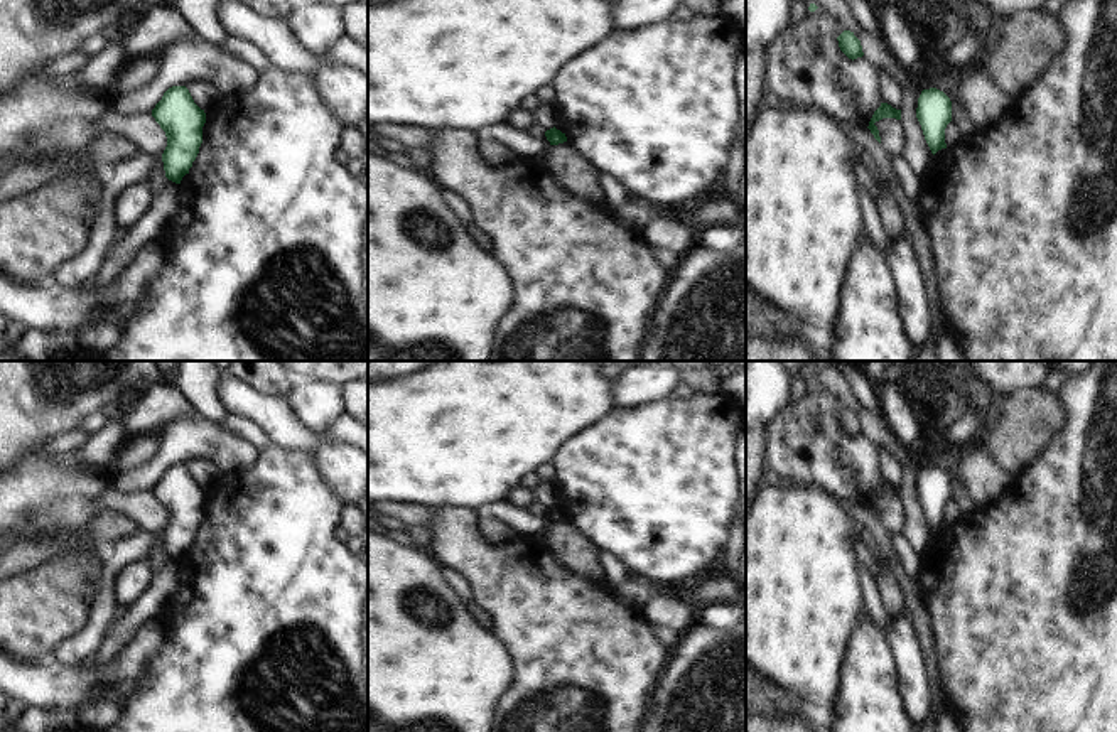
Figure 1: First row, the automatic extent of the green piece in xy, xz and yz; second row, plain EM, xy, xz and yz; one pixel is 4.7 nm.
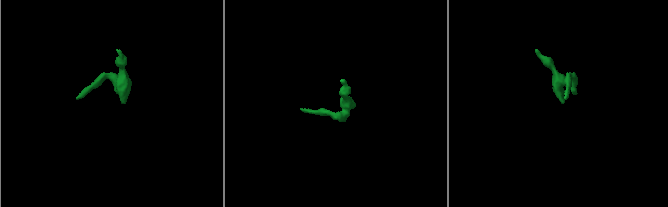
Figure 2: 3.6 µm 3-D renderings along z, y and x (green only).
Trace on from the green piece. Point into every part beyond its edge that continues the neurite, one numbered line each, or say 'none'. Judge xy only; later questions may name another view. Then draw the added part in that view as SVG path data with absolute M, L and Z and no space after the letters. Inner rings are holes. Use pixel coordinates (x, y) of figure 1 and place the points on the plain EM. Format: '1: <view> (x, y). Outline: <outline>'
none.

